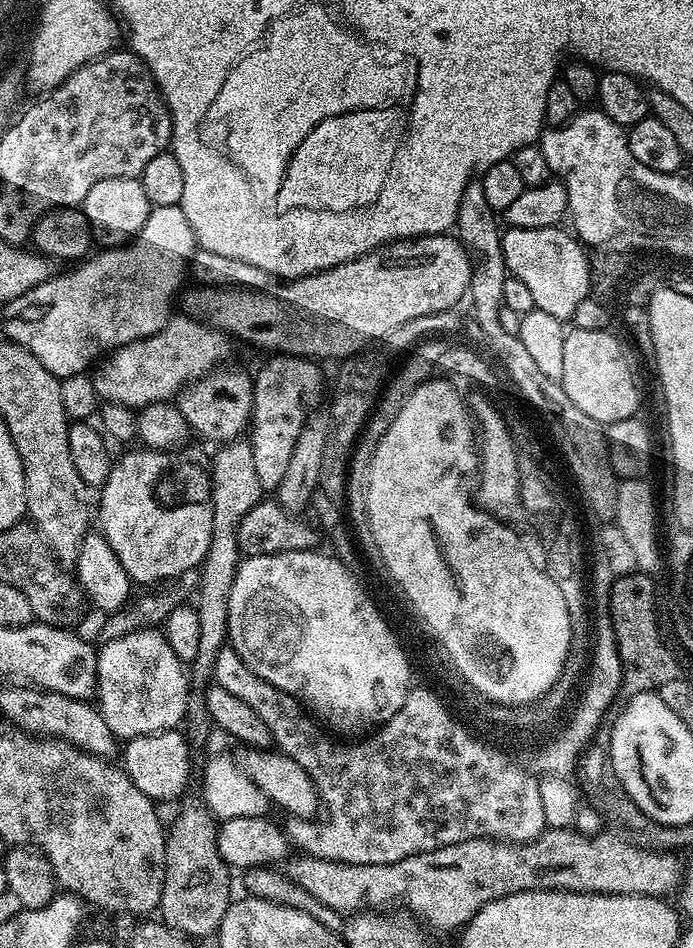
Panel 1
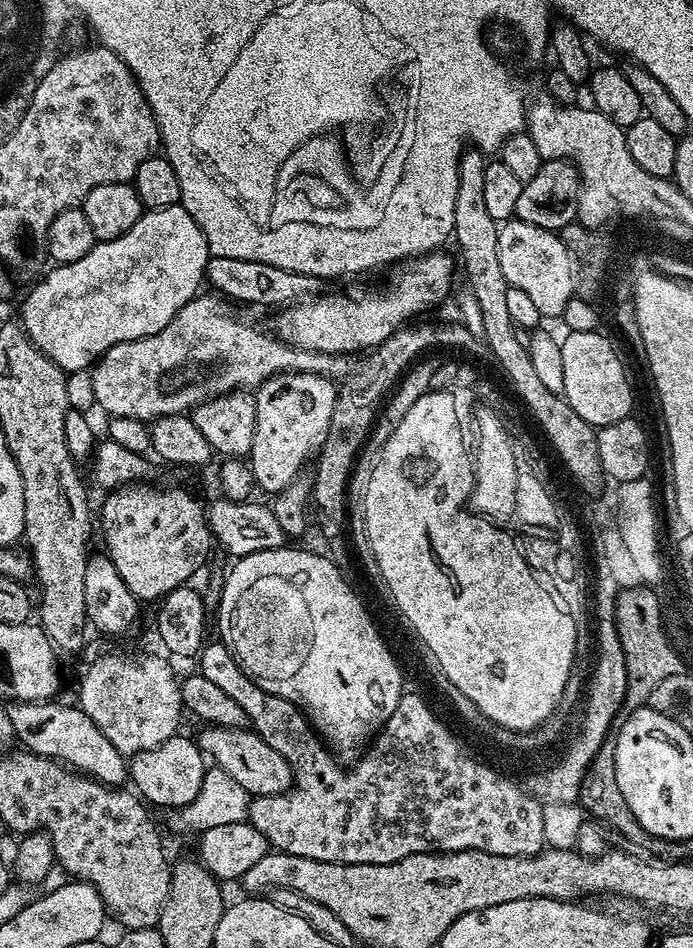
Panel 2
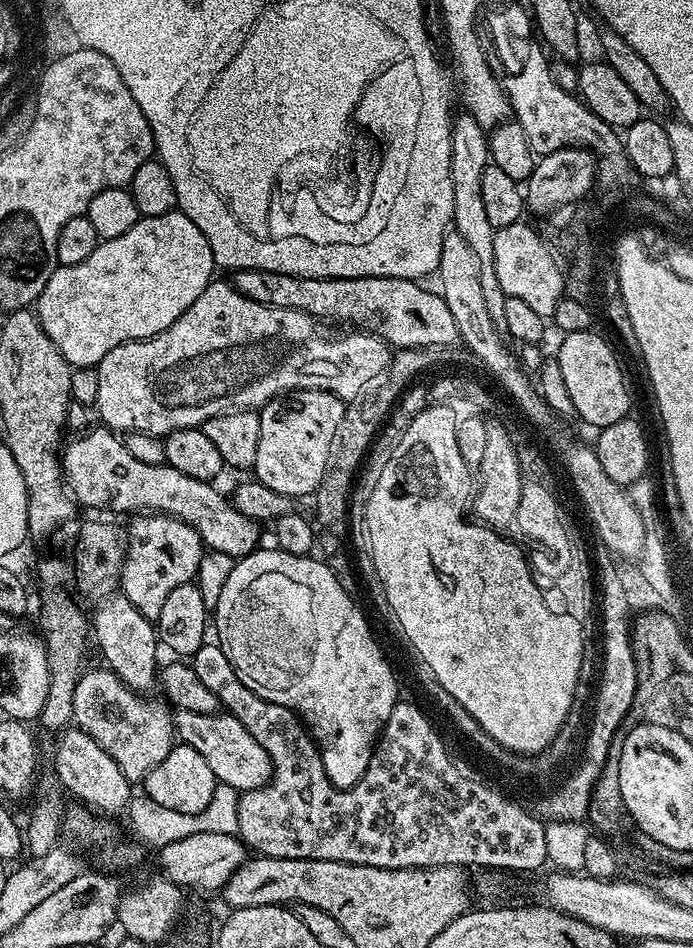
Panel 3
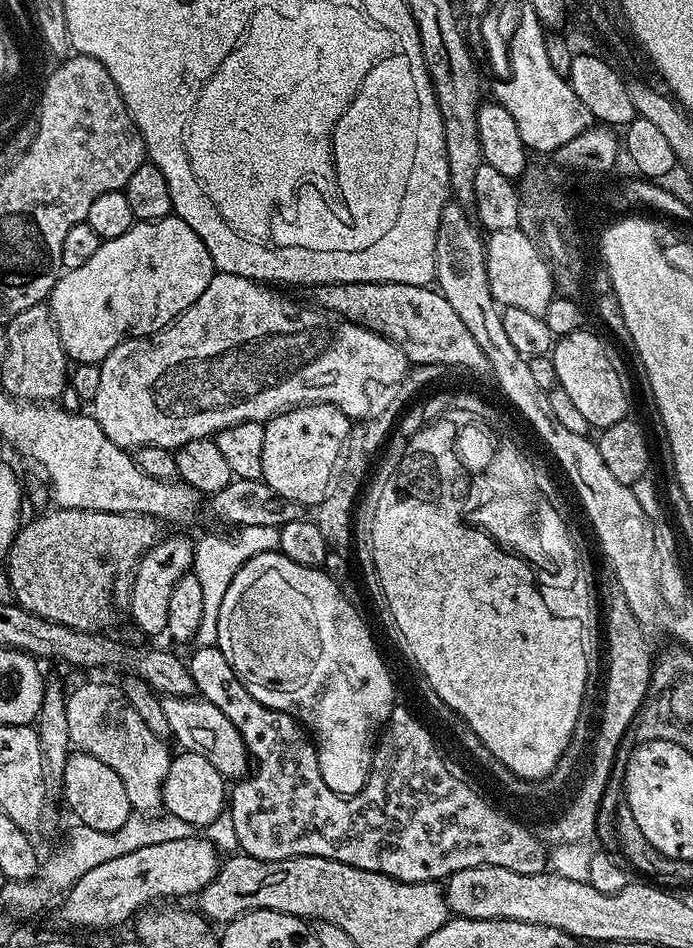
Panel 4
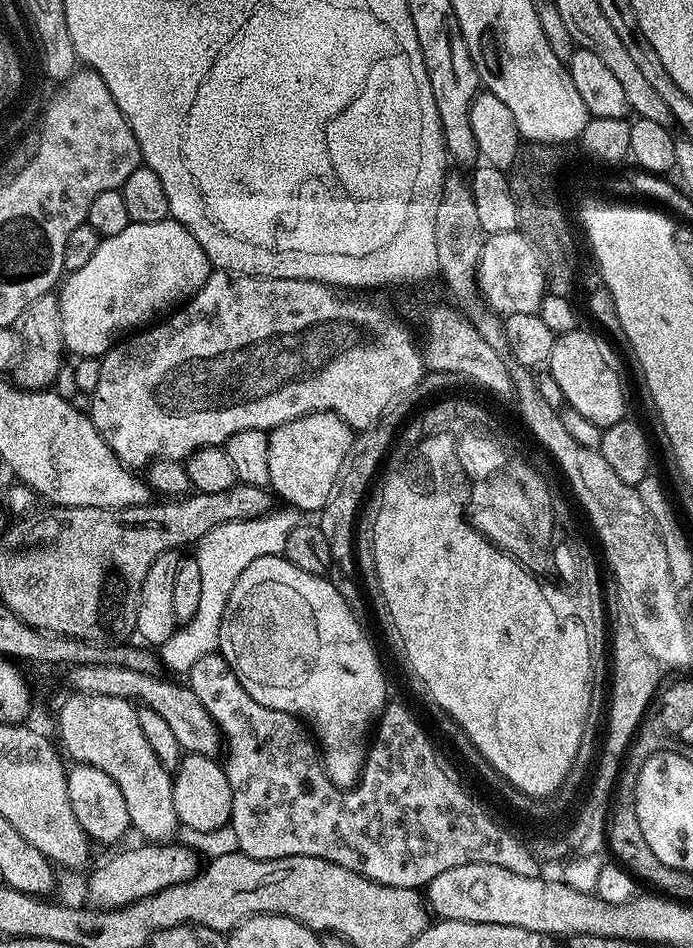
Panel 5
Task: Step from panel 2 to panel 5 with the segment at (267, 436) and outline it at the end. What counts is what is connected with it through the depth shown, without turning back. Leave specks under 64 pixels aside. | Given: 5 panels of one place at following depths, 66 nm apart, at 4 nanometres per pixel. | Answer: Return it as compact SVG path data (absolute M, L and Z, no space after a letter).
M311 412L309 416L271 429L268 432L271 491L279 499L281 496L289 504L285 505L297 513L319 513L336 485L340 467L350 454L353 439L354 429L332 412Z

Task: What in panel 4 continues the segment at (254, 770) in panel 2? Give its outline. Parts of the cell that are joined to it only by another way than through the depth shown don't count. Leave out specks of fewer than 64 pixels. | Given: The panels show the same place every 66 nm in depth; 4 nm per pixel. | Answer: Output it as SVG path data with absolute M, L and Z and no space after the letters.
M165 696L161 699L160 705L166 714L166 719L170 721L171 739L177 740L179 746L185 752L202 754L218 774L226 778L243 778L250 771L250 757L246 742L242 742L242 734L216 706L203 698L193 696L183 696L174 698Z

